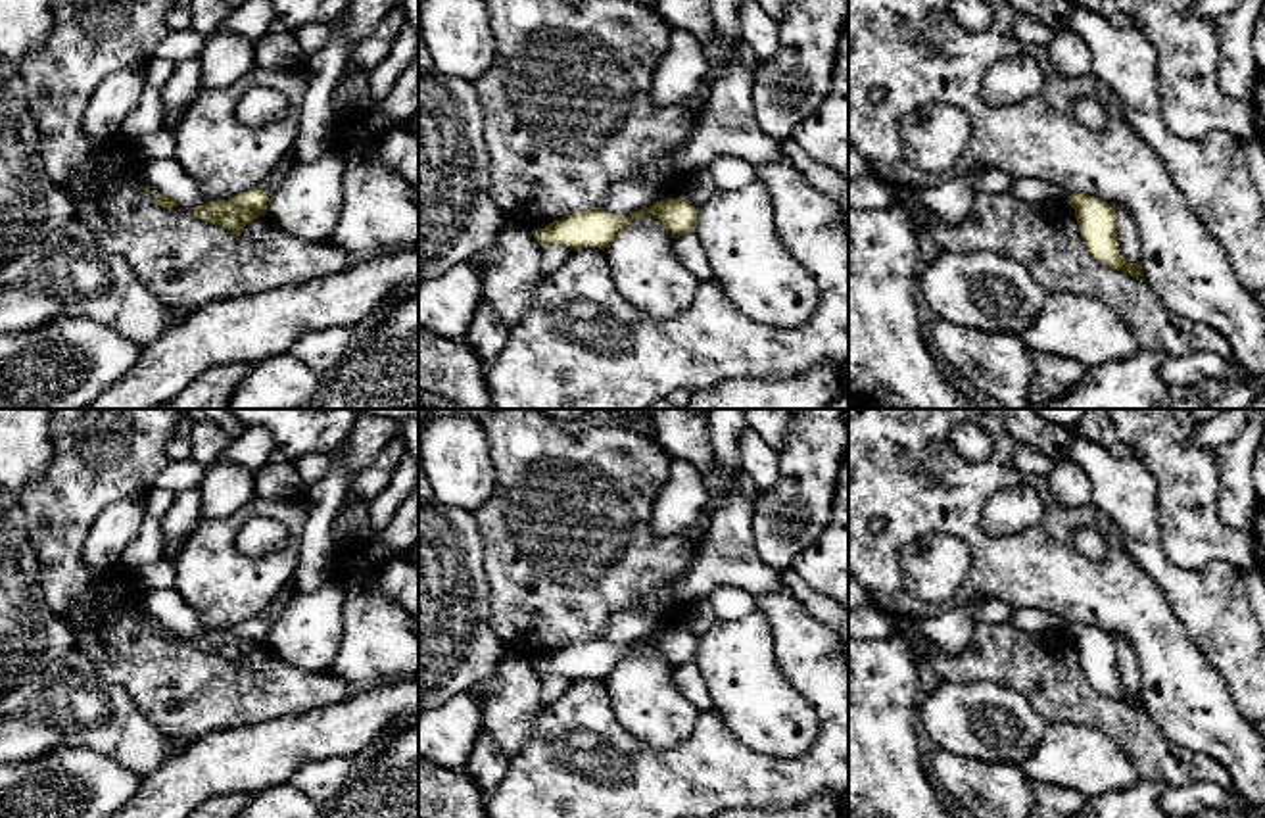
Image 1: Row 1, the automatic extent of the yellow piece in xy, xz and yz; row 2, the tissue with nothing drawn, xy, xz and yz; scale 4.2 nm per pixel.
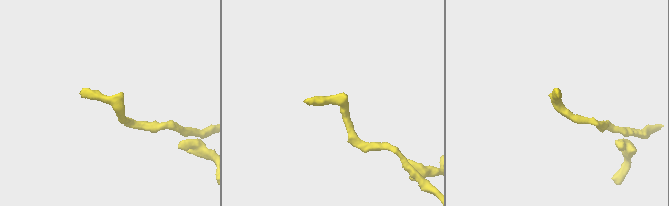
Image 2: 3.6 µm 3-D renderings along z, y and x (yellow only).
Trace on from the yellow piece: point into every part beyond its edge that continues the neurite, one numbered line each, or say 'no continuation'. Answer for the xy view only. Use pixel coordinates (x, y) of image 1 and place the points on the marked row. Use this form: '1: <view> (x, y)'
no continuation

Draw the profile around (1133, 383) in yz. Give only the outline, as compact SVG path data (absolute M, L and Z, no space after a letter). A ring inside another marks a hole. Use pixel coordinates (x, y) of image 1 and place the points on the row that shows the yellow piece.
M1140 349L1136 355L1088 367L1077 386L1052 403L1027 409L1161 409L1169 386L1159 378L1165 351Z

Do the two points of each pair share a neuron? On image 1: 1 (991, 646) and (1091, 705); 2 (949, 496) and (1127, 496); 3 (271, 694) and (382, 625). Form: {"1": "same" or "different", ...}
{"1": "same", "2": "different", "3": "different"}

